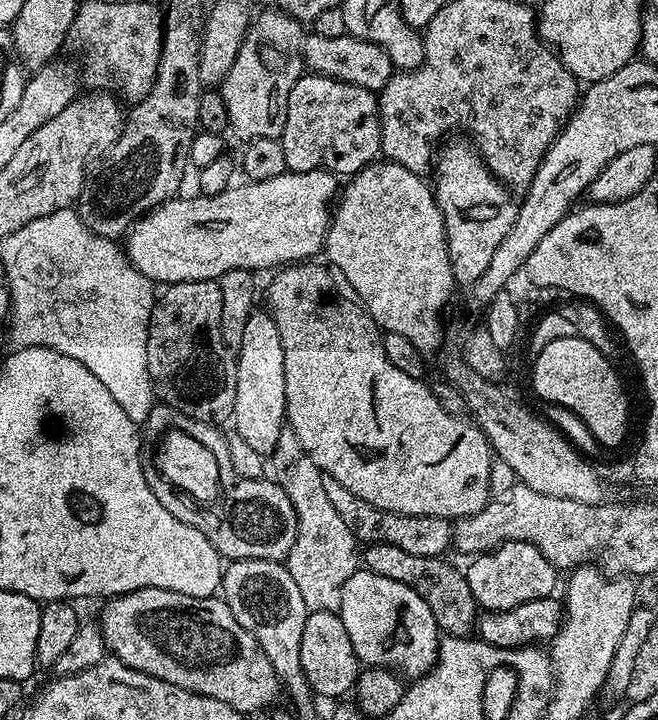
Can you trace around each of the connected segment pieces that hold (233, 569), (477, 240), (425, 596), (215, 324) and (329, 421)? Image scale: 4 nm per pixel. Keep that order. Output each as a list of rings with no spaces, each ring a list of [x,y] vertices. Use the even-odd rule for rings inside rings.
[[[233,560],[222,572],[222,599],[230,606],[234,618],[238,618],[238,622],[258,642],[258,646],[262,646],[287,695],[289,692],[298,703],[306,703],[308,696],[313,695],[312,687],[306,682],[306,674],[302,674],[302,630],[306,626],[309,610],[287,567],[279,560]]]
[[[456,140],[447,144],[439,149],[434,164],[434,195],[436,205],[444,215],[452,279],[457,285],[470,286],[486,274],[486,266],[490,266],[494,250],[498,250],[498,246],[502,246],[502,238],[510,234],[518,204],[513,193],[493,176],[471,143]]]
[[[370,544],[362,552],[362,564],[367,571],[382,574],[382,578],[394,578],[414,589],[418,598],[430,606],[430,614],[434,614],[434,622],[444,636],[468,638],[478,624],[478,605],[474,594],[470,594],[467,575],[446,561],[439,556],[406,554],[406,550],[398,550],[398,546],[389,544]]]
[[[187,280],[169,284],[163,291],[160,297],[155,297],[156,304],[151,305],[152,317],[148,323],[146,362],[143,365],[148,371],[148,380],[156,391],[155,399],[188,416],[190,420],[217,426],[223,426],[224,423],[227,425],[234,410],[236,362],[218,347],[217,338],[222,334],[222,290],[219,283],[214,280]]]
[[[296,262],[291,266],[281,267],[273,275],[277,276],[268,284],[266,308],[271,312],[272,320],[278,326],[278,334],[282,338],[282,350],[284,351],[287,427],[297,436],[302,449],[306,450],[324,475],[334,478],[334,482],[342,482],[342,486],[346,486],[350,494],[362,498],[362,502],[370,502],[370,506],[378,510],[407,516],[443,516],[445,518],[478,514],[478,510],[482,510],[482,506],[486,506],[486,502],[490,499],[488,479],[492,476],[492,462],[494,463],[493,448],[484,436],[483,430],[477,427],[471,419],[459,420],[458,417],[451,416],[444,409],[443,402],[427,388],[424,380],[415,380],[410,374],[398,370],[398,366],[394,366],[390,358],[386,358],[380,325],[374,322],[374,318],[364,309],[363,304],[357,302],[351,295],[348,297],[340,293],[341,285],[331,267],[316,263],[320,262]]]

